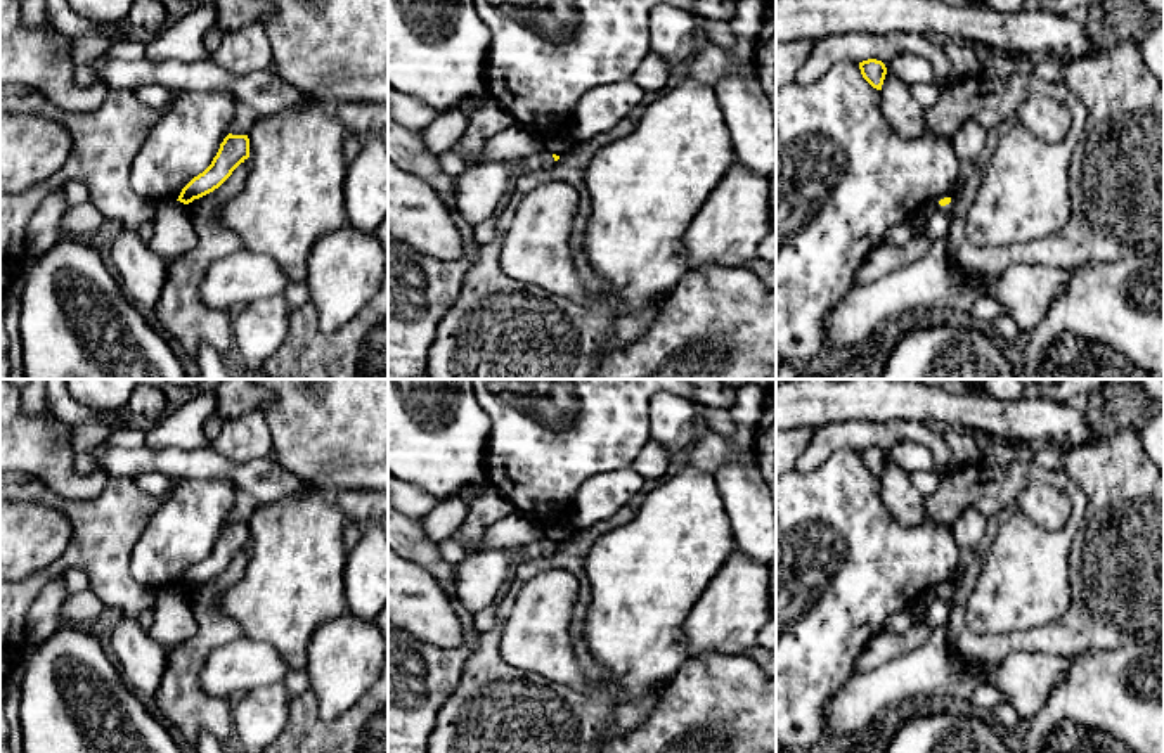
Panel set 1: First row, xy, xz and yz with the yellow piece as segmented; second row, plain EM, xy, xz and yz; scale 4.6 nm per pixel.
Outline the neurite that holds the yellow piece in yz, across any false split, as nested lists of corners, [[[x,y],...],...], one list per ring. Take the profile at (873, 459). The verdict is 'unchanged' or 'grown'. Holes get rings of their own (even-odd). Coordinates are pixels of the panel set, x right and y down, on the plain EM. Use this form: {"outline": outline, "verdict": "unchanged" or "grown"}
{"outline": [[[868,447],[859,450],[859,457],[863,466],[876,478],[882,478],[885,462],[887,462],[887,455],[882,448],[876,447]]], "verdict": "unchanged"}

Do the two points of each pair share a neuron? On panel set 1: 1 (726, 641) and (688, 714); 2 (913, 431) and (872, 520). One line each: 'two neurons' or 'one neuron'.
1: two neurons
2: two neurons

